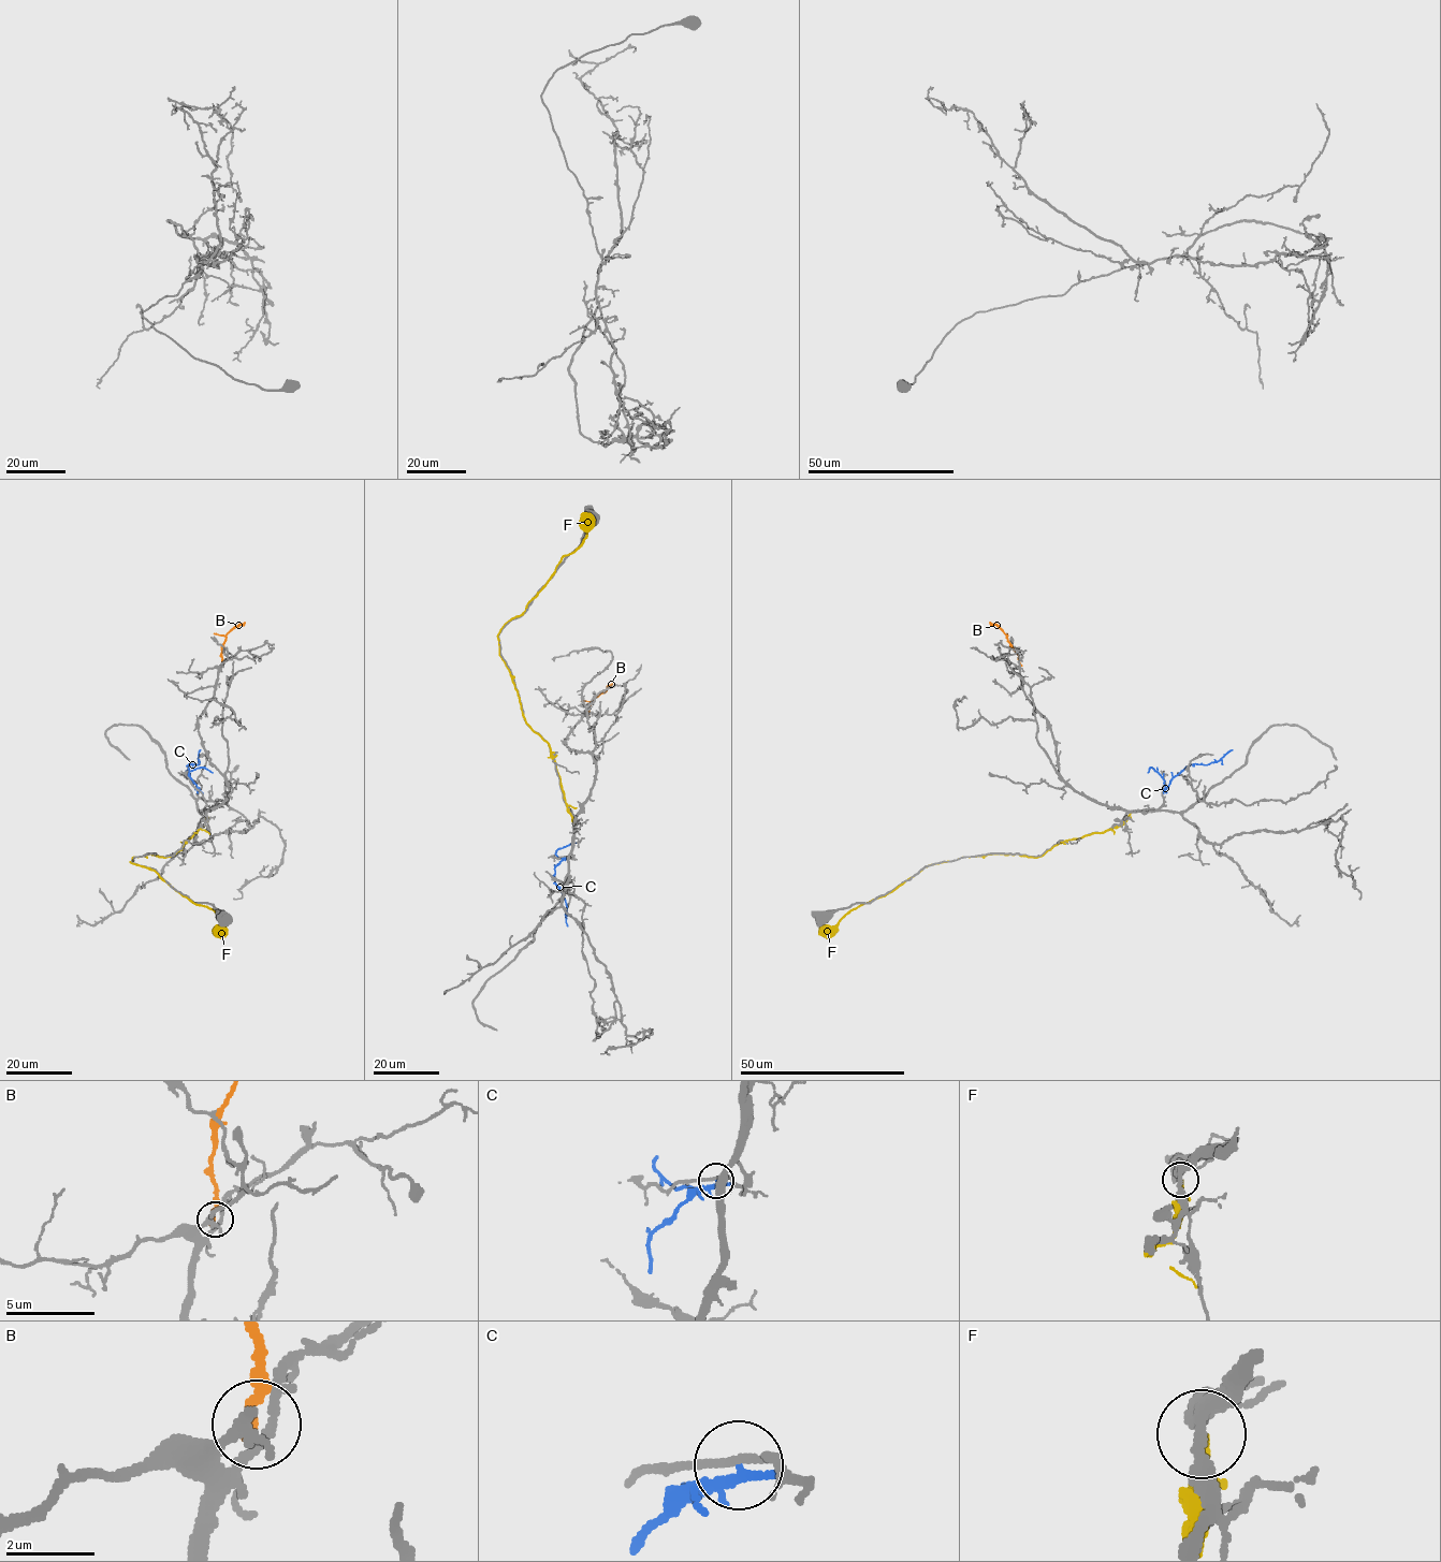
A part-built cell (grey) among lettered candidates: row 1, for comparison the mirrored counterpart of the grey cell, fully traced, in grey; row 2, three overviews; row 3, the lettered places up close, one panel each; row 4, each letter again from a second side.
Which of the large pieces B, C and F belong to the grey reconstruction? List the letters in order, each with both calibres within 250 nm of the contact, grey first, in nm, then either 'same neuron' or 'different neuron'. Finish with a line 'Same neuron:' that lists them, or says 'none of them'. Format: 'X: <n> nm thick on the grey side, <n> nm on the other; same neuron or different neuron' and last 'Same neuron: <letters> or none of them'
B: 160 nm thick on the grey side, 220 nm on the other; different neuron
C: 160 nm thick on the grey side, 200 nm on the other; different neuron
F: 360 nm thick on the grey side, 220 nm on the other; different neuron
Same neuron: none of them

